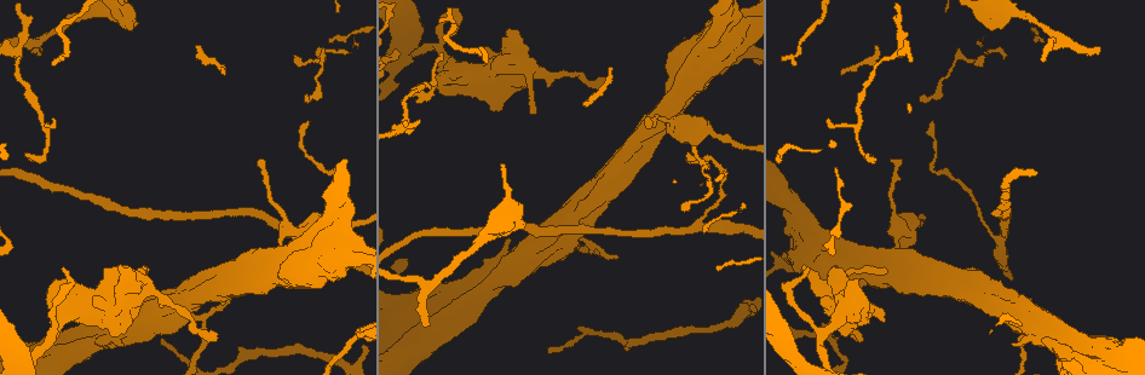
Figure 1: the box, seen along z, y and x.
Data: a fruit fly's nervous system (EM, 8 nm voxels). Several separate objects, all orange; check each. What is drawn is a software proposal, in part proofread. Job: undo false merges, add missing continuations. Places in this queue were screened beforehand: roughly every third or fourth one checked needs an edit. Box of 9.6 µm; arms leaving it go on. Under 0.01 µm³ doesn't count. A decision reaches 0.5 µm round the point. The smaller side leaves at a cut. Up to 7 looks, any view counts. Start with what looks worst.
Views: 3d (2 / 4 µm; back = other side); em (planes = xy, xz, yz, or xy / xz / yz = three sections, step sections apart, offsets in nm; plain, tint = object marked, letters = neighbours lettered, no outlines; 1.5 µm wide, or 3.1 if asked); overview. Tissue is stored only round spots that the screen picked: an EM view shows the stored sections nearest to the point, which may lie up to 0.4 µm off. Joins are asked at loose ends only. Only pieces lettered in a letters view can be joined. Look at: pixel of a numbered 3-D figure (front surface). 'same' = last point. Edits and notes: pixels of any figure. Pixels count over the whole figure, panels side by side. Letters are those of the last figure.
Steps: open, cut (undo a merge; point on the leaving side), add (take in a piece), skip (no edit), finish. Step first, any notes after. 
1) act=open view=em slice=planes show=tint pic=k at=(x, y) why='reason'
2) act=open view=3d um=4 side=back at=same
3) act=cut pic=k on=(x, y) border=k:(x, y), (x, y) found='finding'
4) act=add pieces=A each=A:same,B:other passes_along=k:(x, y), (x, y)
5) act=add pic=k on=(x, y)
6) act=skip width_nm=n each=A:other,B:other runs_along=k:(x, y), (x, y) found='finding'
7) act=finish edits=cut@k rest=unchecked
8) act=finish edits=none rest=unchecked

act=open view=em slice=planes show=letters pic=1 at=(161, 338) why='an open end'

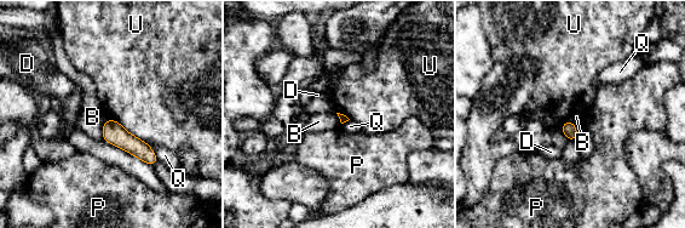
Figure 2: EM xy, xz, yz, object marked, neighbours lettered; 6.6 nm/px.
act=skip each=B:other,D:other,P:other,Q:other,U:other runs_along=2:(107, 125), (117, 136), (154, 159) found='no lettered piece goes on from it'

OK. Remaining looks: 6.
act=open view=em slice=planes show=letters pic=1 at=(571, 239) why='sudden change in width'

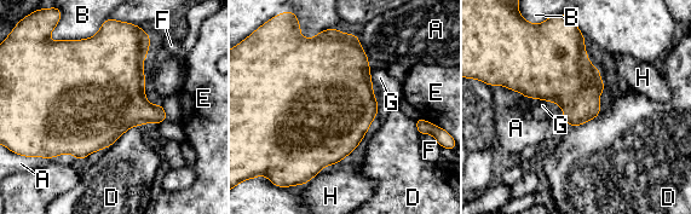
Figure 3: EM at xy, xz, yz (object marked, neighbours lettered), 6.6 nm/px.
act=skip each=A:other,B:other,D:other,E:other,F:other,G:other,H:other border=3:(109, 17), (92, 36), (47, 39) found='all the same neuron'

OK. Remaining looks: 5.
act=open view=em slice=planes show=letters pic=1 at=(137, 298) why='sharp bend'

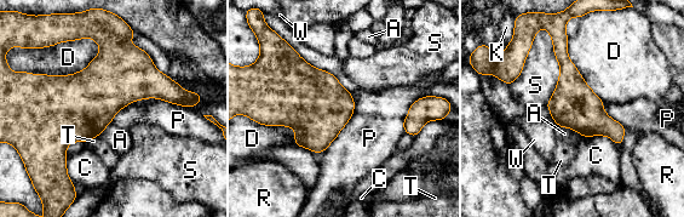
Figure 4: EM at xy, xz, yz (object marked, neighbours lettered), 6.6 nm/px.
act=skip each=A:other,C:other,D:other,K:other,P:other,R:other,S:other,T:other,W:other found='all the same neuron'

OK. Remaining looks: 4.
act=finish edits=none rest=unchecked

